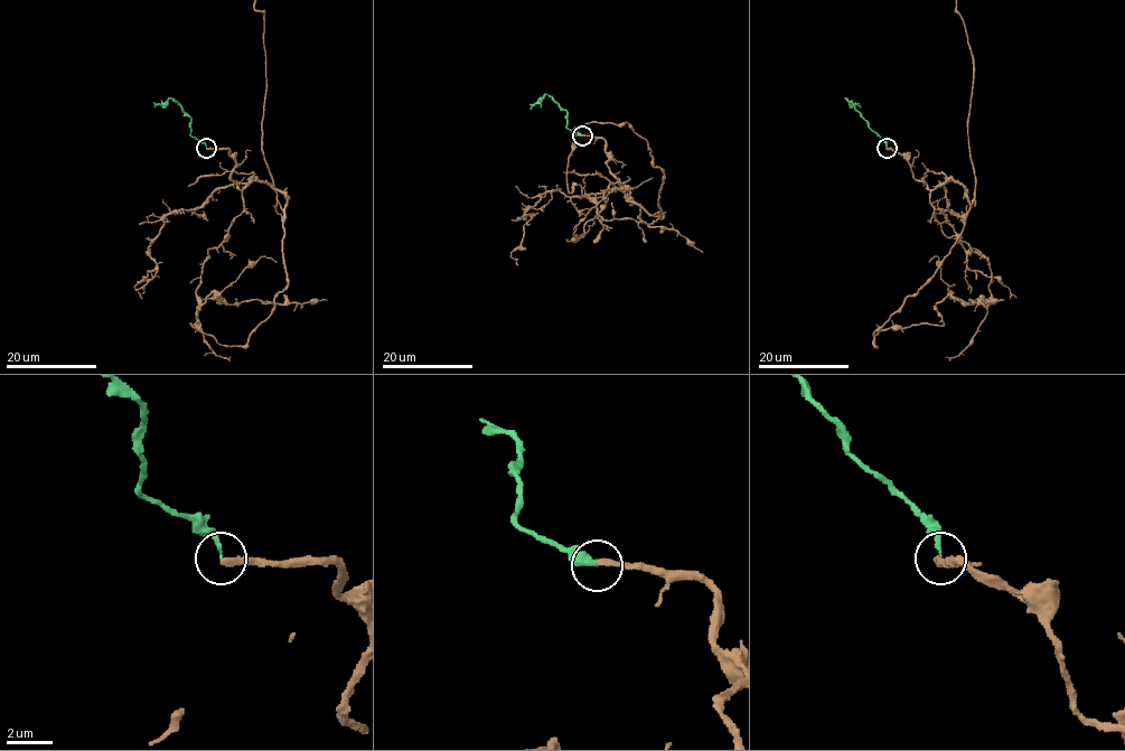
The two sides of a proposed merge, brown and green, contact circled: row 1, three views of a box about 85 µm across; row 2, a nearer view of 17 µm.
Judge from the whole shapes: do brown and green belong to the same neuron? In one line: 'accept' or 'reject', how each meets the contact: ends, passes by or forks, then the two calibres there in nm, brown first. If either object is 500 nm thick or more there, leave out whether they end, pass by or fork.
reject; brown ends there; green ends there; 240 nm thick on the brown side, 150 nm on the other

